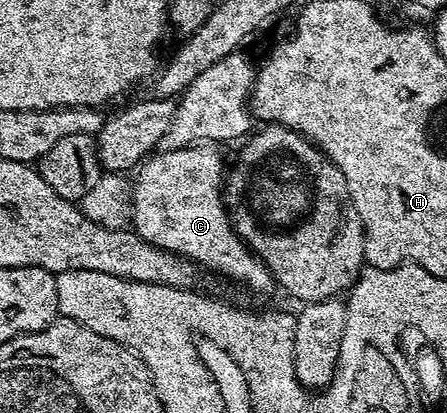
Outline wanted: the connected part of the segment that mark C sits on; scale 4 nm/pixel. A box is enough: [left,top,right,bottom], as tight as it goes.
[133,142,273,292]

